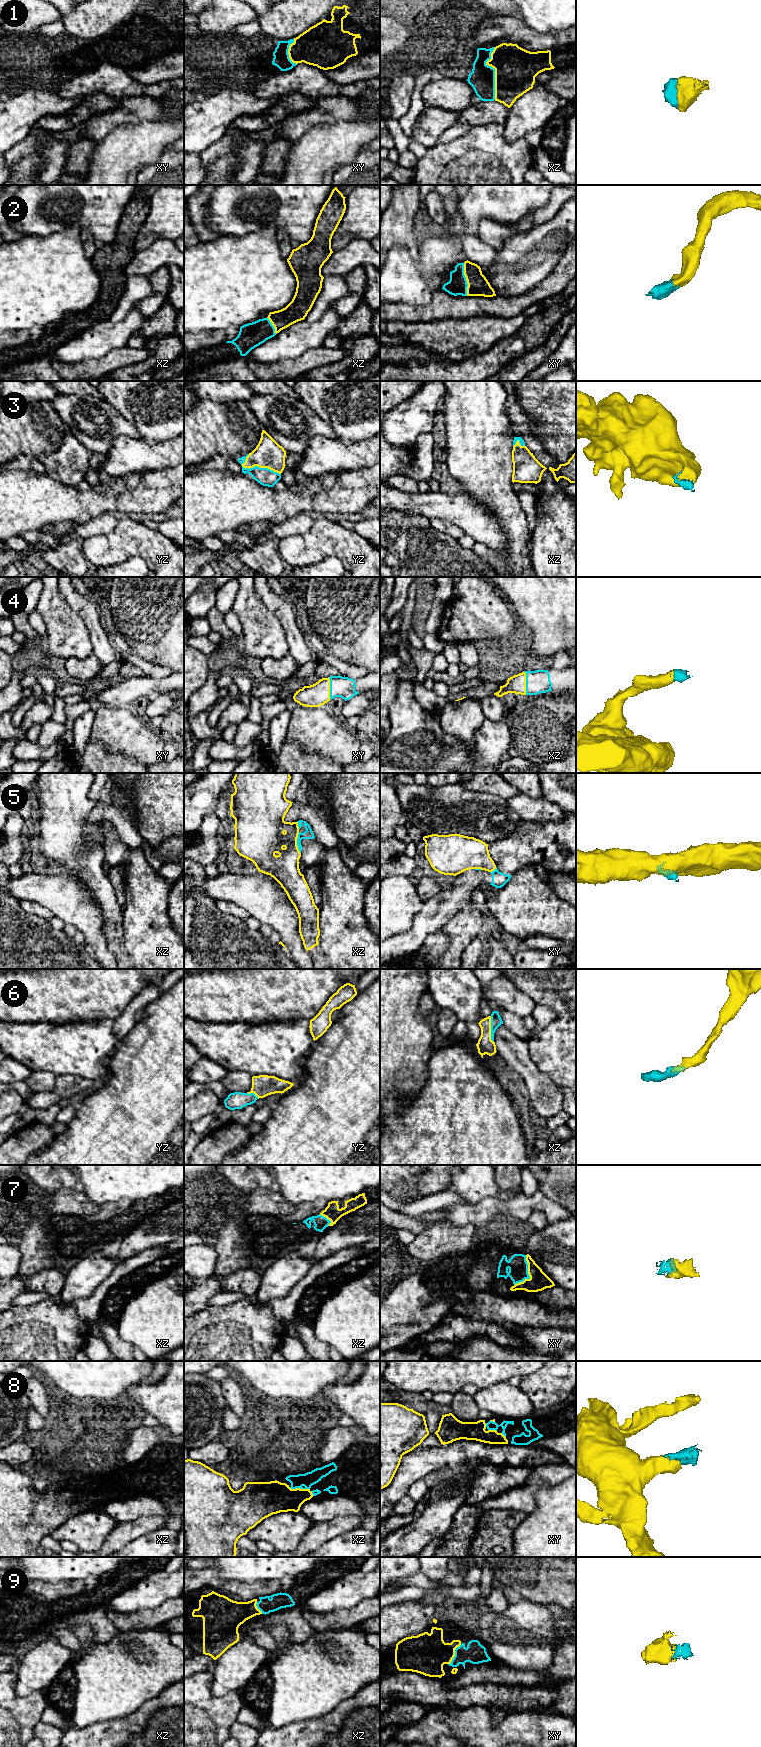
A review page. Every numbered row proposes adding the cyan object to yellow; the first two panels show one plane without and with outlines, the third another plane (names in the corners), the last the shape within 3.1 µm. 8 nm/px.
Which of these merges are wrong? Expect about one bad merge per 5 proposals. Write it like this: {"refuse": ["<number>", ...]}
{"refuse": ["5"]}

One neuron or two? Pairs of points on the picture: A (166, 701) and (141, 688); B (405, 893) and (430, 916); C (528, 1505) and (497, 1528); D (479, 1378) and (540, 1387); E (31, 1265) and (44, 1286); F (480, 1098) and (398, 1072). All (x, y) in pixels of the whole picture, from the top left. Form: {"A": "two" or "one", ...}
{"A": "two", "B": "two", "C": "two", "D": "two", "E": "two", "F": "two"}

